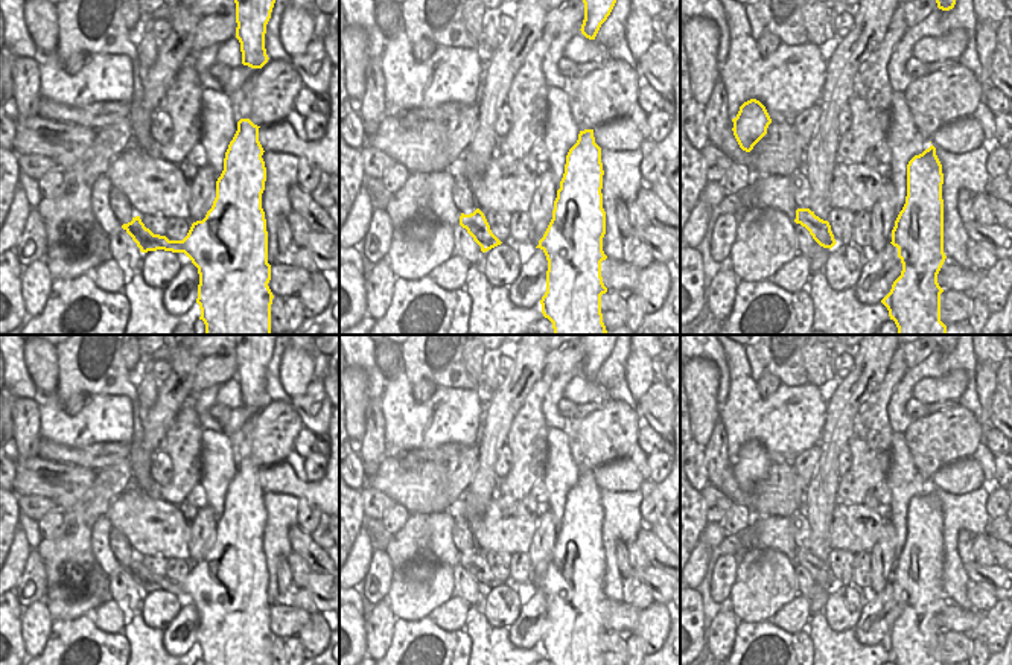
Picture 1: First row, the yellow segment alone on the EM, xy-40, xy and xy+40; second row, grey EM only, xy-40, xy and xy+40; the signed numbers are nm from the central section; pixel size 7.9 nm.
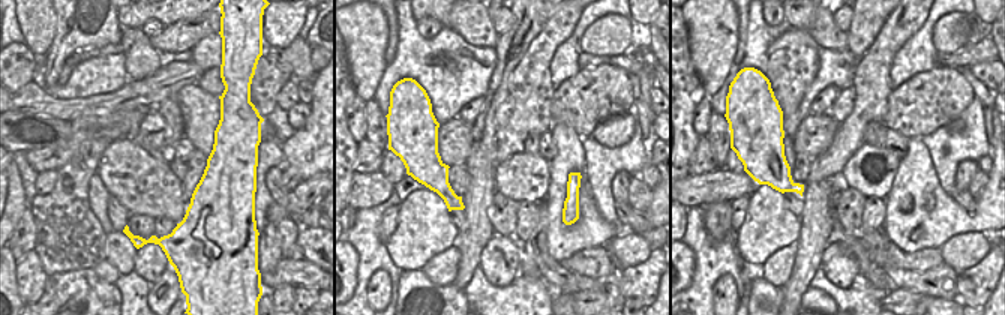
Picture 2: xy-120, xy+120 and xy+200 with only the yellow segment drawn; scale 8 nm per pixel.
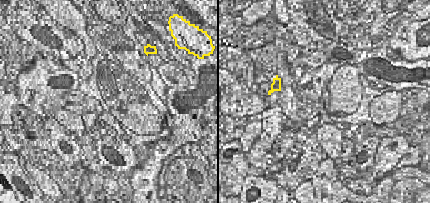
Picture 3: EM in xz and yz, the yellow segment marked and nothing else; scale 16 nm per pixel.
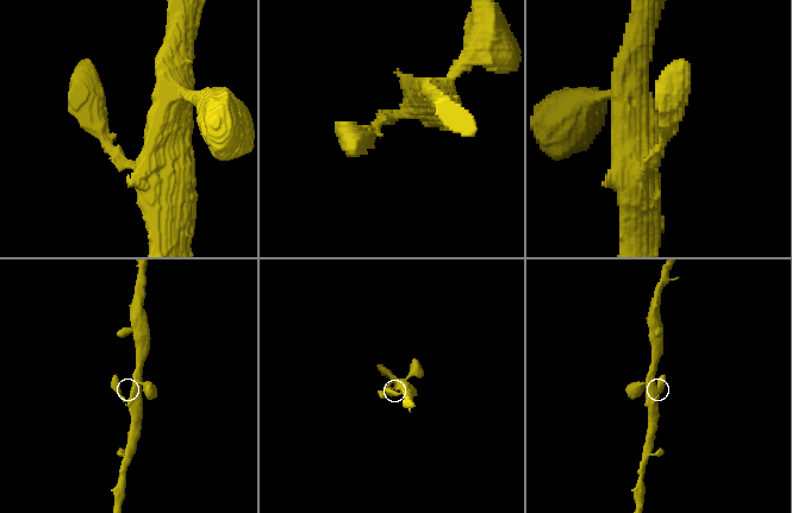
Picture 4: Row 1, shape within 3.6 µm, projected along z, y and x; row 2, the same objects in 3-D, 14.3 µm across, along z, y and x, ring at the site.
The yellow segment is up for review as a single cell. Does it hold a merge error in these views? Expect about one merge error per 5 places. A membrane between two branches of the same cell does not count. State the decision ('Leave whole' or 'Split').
Leave whole

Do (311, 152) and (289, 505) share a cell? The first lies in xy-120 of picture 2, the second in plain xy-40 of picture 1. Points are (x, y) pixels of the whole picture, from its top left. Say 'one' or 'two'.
two

